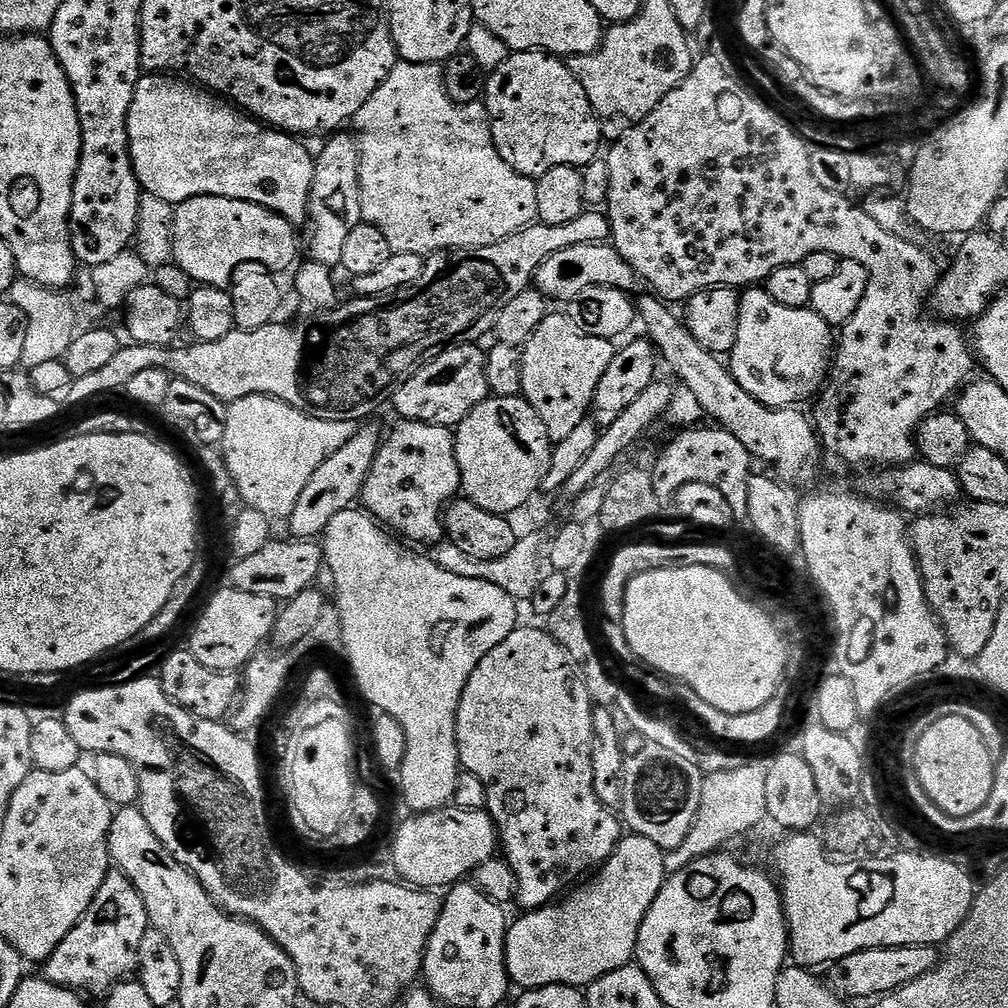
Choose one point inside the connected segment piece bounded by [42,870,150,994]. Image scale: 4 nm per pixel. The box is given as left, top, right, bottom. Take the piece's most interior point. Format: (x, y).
(101, 951)

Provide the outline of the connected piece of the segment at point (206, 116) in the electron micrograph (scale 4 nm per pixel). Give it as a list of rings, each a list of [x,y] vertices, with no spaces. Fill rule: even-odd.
[[[172,74],[141,75],[140,81],[136,83],[134,98],[130,102],[130,114],[128,115],[128,149],[132,155],[132,165],[136,171],[136,177],[140,183],[140,187],[147,195],[153,196],[154,198],[162,198],[167,204],[173,206],[186,202],[190,198],[198,198],[199,196],[221,196],[222,198],[234,198],[242,202],[254,202],[266,210],[277,212],[279,216],[286,218],[294,225],[307,225],[308,199],[310,198],[310,188],[314,182],[316,162],[313,153],[308,153],[300,144],[303,143],[297,137],[265,126],[261,121],[233,106],[227,99],[221,98],[205,90],[203,87],[189,82],[187,79],[177,78]]]

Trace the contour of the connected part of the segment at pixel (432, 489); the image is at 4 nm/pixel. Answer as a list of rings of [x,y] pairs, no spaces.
[[[400,420],[392,433],[387,433],[380,452],[374,458],[374,466],[364,483],[362,504],[381,525],[399,534],[405,541],[435,546],[445,539],[444,509],[457,499],[461,491],[460,471],[456,461],[456,437],[453,429],[417,420]]]

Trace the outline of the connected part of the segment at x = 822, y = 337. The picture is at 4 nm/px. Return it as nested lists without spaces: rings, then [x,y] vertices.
[[[764,286],[745,288],[740,297],[738,338],[730,353],[732,377],[740,383],[742,390],[771,408],[803,405],[803,400],[811,401],[827,381],[830,357],[834,352],[834,336],[828,332],[831,332],[830,325],[812,311],[811,307],[782,306],[782,302],[774,302],[774,298],[770,298],[767,287]]]

